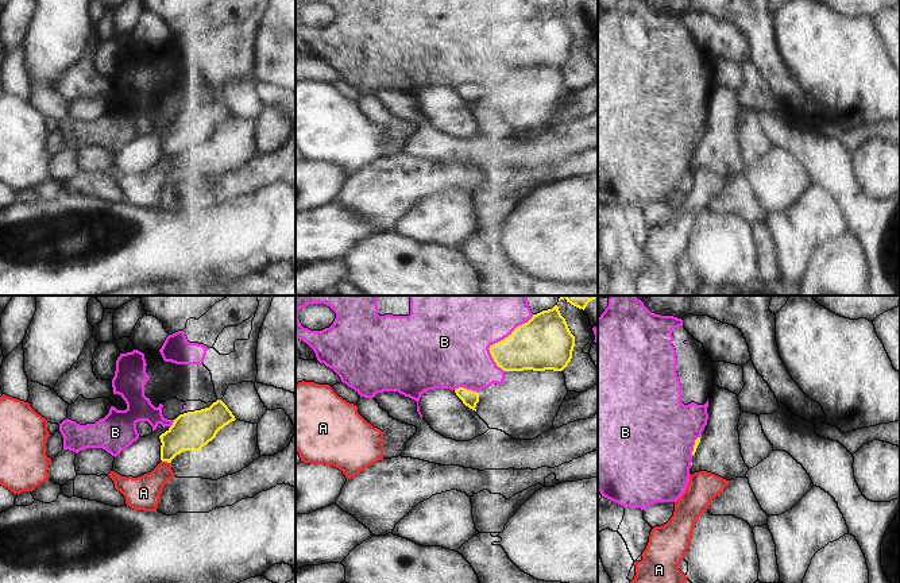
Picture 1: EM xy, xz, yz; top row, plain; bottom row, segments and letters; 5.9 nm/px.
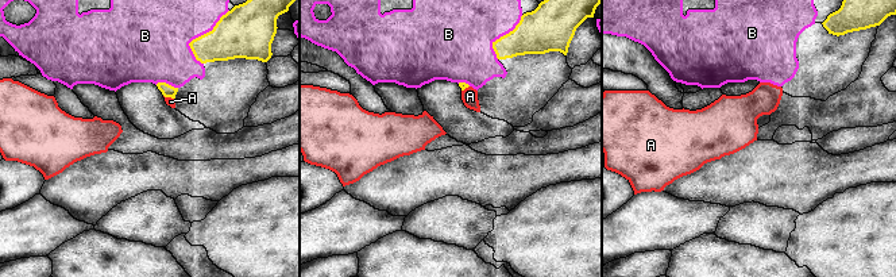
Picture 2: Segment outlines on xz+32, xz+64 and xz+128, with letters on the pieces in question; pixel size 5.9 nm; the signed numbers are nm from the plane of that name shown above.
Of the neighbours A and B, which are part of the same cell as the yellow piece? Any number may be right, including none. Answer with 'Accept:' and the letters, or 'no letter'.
Accept: no letter

